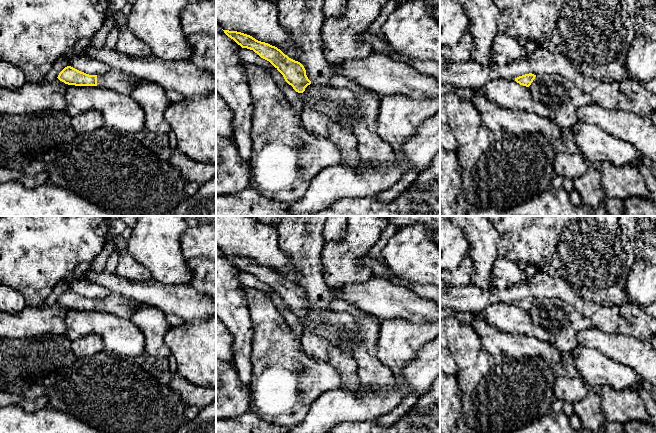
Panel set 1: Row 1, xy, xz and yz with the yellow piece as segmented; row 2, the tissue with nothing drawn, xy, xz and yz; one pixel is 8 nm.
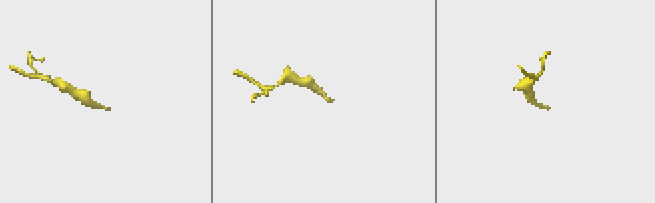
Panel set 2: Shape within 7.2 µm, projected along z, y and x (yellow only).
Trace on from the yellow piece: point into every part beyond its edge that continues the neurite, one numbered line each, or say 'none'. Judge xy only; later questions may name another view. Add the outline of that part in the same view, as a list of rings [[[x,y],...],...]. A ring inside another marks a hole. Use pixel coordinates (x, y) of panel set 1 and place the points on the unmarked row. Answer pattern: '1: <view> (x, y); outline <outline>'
1: xy (116, 304); outline [[[110,293],[103,299],[97,299],[97,310],[130,319],[138,304],[138,302],[127,299],[122,295]]]

